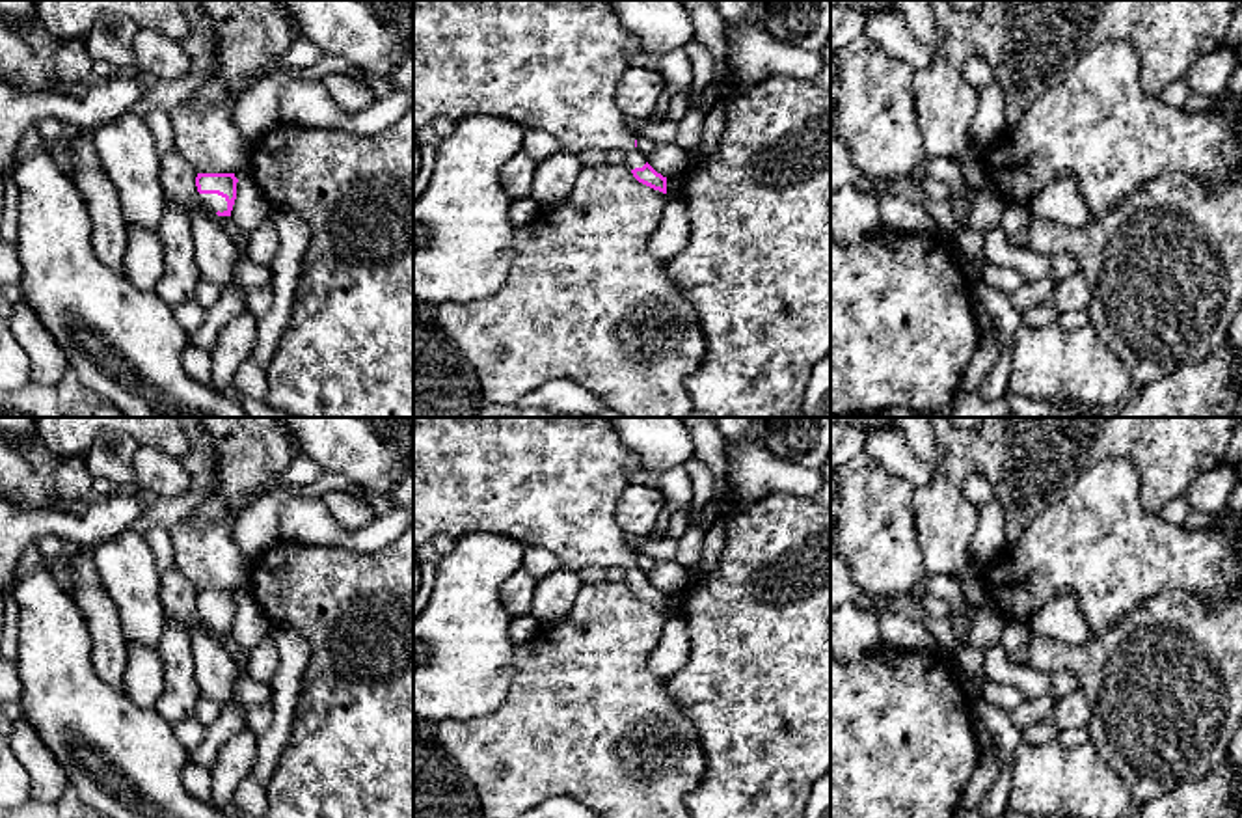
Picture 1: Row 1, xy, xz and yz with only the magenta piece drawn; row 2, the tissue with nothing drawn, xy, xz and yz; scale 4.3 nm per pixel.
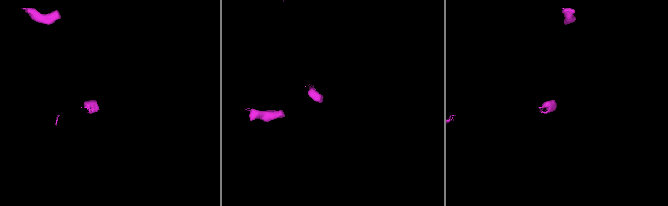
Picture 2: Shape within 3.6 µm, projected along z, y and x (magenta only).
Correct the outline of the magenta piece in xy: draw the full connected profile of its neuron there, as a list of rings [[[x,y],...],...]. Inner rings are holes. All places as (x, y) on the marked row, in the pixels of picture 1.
[[[197,173],[199,199],[218,216],[231,216],[236,199],[235,173]]]

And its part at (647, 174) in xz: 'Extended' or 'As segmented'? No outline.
Extended

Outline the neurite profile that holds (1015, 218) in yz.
[[[1007,203],[1002,214],[1000,227],[1007,237],[1019,235],[1030,224],[1032,212],[1028,205]]]

